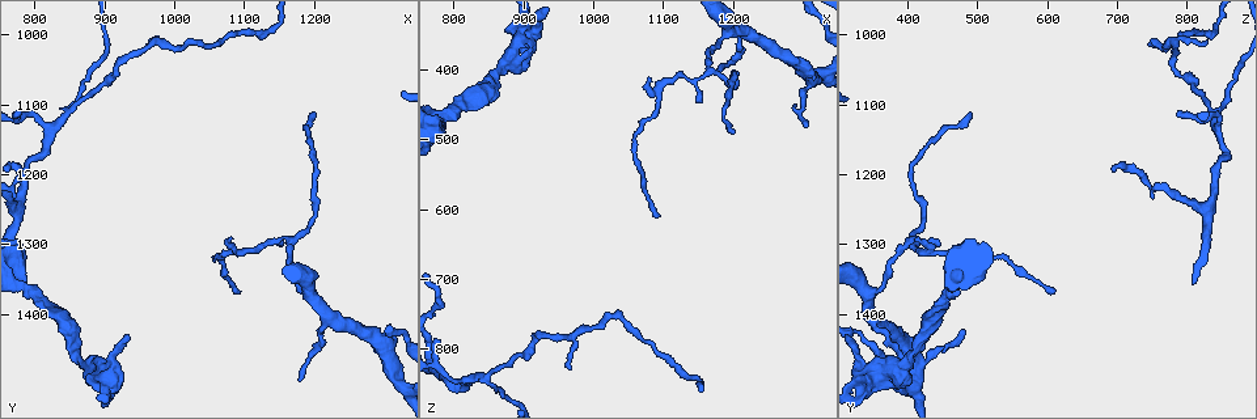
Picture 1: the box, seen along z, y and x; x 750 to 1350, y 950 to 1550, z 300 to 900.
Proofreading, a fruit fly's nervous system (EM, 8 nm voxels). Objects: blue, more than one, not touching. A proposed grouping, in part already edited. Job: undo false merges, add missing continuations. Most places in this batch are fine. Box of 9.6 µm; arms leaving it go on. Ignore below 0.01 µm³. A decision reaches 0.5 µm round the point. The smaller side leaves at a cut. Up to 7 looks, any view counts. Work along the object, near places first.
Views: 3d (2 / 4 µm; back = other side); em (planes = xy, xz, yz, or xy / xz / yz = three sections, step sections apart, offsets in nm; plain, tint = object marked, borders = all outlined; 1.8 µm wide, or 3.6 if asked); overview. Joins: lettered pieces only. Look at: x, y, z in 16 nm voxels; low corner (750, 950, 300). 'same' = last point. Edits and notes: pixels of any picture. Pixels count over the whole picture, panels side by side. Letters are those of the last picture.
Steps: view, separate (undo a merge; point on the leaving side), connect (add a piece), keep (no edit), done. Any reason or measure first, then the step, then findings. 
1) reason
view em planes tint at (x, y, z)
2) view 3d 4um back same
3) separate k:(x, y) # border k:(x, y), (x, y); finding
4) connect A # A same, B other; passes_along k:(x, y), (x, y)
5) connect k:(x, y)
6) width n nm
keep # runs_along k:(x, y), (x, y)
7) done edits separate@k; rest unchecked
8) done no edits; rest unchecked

an open end
view em planes borders at (1095, 1365, 605)

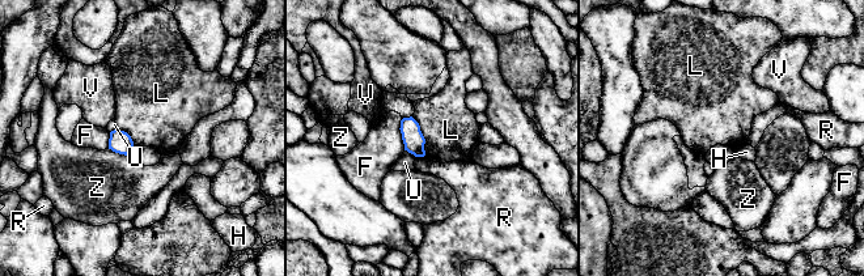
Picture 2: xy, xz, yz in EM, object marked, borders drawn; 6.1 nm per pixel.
width 130 nm
keep # F other, H other, L other, R other, U other, V other, Z other; border 2:(411, 117), (424, 139), (426, 155); none of them fits

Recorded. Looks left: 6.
three-way junction
view 3d 4um at (1170, 1295, 405)

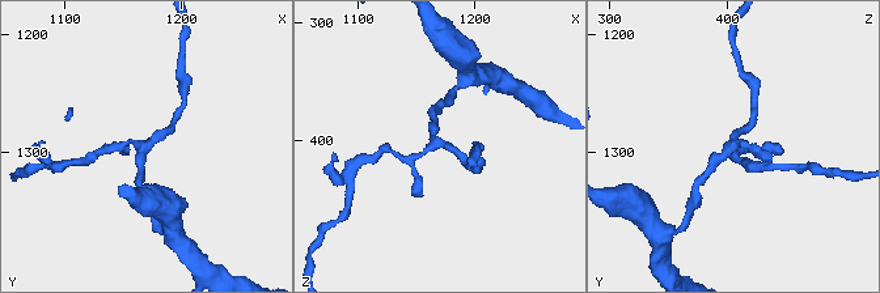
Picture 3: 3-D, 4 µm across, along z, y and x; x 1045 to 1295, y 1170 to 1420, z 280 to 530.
view em xy step 16 borders at (1164, 1296, 404)

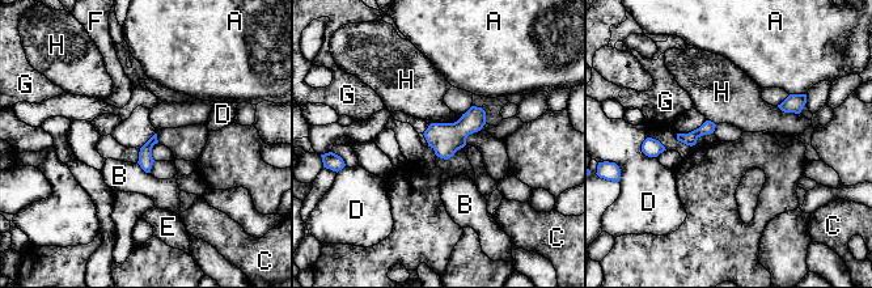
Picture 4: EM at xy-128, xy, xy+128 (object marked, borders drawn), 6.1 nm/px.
keep # A other, B other, C other, D other, E other, F other, G other, H other; border 4:(777, 106), (784, 111), (799, 114); all the same cell

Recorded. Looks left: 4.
thick turns thin
view em planes tint at (1205, 1435, 365)

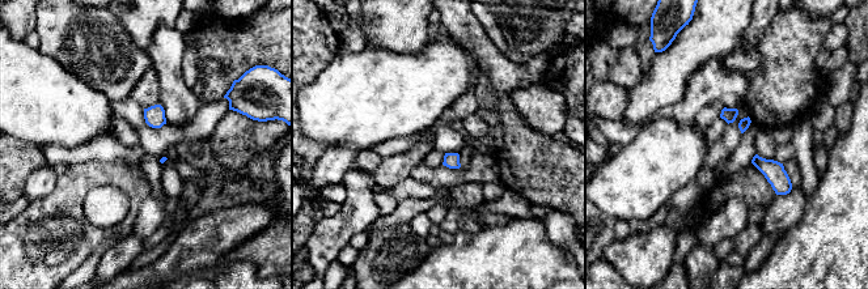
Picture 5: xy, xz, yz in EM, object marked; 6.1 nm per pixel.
view em planes borders same

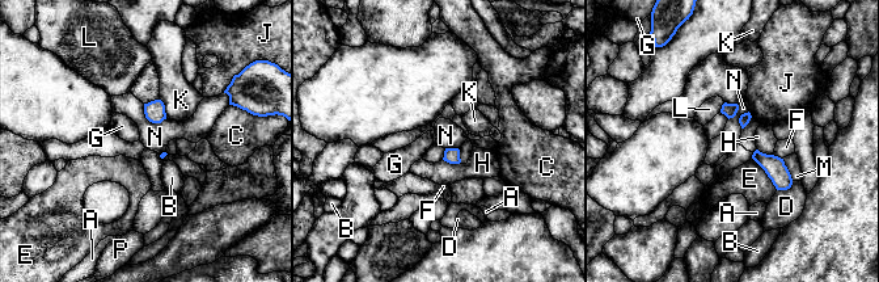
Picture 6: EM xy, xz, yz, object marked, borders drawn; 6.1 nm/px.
keep # A other, B other, C other, D other, E other, F other, G other, H other, J other, K other, L other, M other, N other, P other; border 6:(143, 104), (149, 121), (165, 120); continuous, no second cell

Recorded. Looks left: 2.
done no edits; rest unchecked

